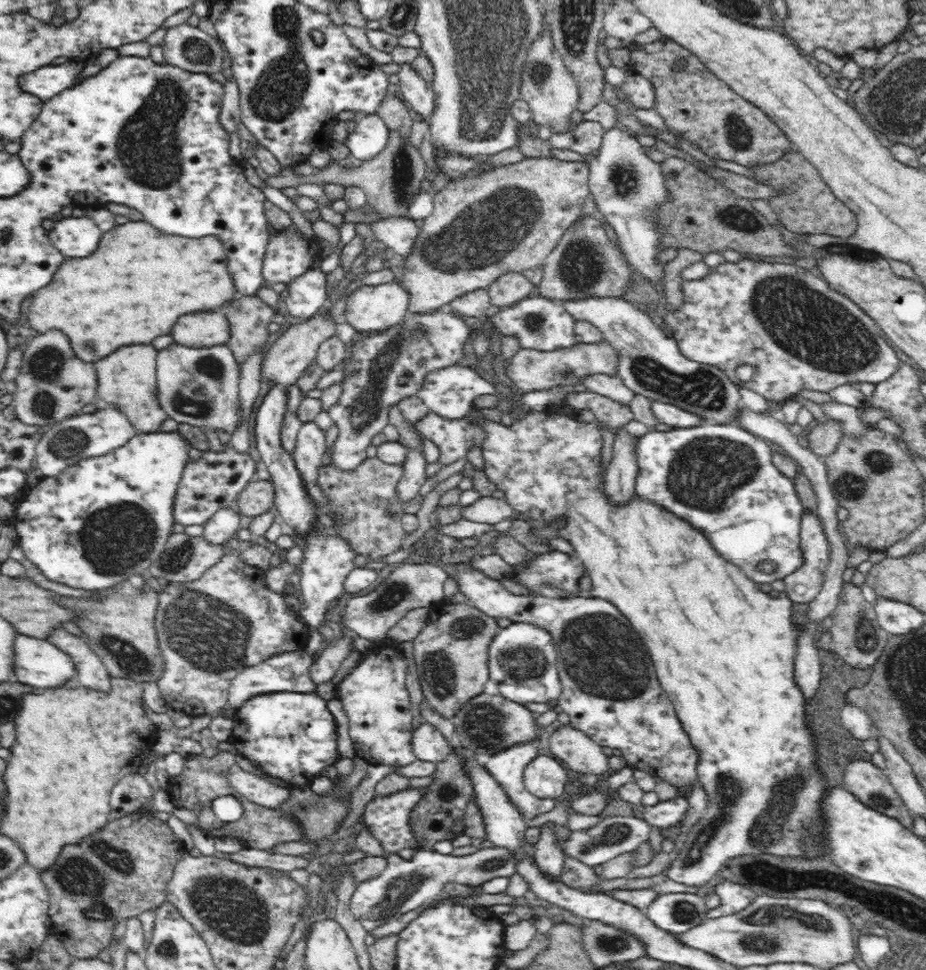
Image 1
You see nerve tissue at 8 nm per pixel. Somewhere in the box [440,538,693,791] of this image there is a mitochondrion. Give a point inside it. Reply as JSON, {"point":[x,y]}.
{"point":[594,641]}

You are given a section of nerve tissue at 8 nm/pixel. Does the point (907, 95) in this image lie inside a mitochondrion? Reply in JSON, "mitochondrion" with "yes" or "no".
{"mitochondrion":"yes"}

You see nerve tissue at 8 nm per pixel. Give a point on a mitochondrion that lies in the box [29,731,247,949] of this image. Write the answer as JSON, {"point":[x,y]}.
{"point":[82,877]}

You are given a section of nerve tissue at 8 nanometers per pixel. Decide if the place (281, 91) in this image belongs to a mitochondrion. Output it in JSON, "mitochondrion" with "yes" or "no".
{"mitochondrion":"yes"}

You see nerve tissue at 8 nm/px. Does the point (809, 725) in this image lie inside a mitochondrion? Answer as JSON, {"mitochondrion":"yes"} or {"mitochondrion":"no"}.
{"mitochondrion":"no"}

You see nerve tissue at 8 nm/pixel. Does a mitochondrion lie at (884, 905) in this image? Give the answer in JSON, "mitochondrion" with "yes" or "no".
{"mitochondrion":"yes"}

